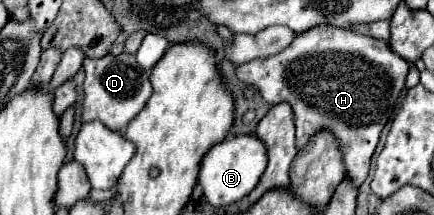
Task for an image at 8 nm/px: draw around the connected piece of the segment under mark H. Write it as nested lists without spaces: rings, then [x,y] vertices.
[[[315,27],[315,31],[297,35],[291,47],[283,49],[281,55],[273,55],[271,59],[259,59],[259,61],[239,65],[237,77],[243,83],[255,85],[261,97],[269,105],[285,101],[293,107],[299,149],[309,141],[309,137],[317,129],[327,129],[333,135],[337,135],[343,147],[341,151],[343,151],[347,175],[359,187],[367,179],[371,155],[375,153],[379,135],[395,109],[399,93],[405,89],[405,79],[407,79],[409,69],[411,69],[411,63],[407,63],[397,53],[393,53],[393,49],[387,43],[379,43],[379,39],[377,41],[367,39],[365,35],[359,35],[353,31],[339,31],[333,27]]]

